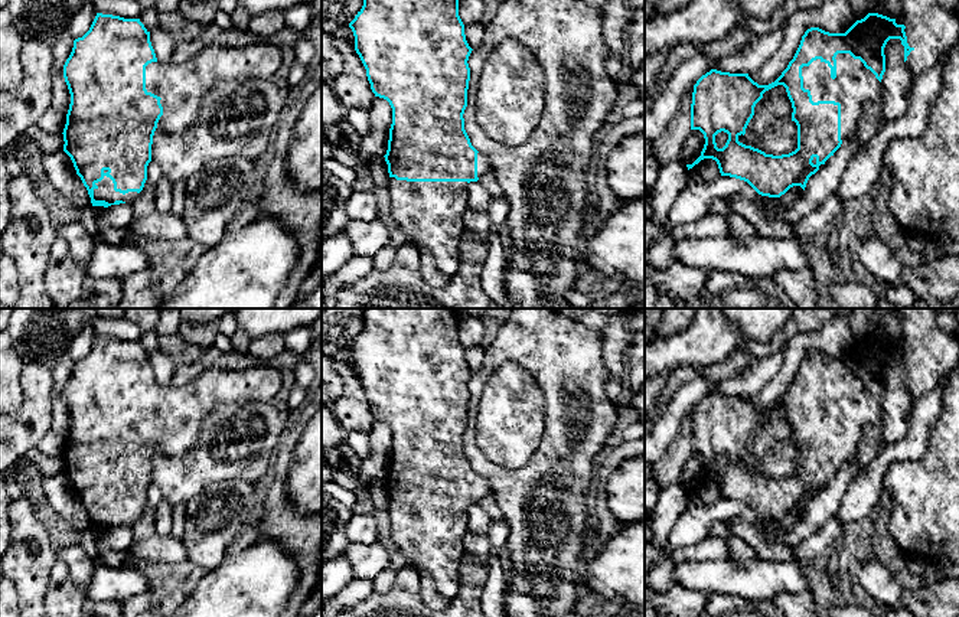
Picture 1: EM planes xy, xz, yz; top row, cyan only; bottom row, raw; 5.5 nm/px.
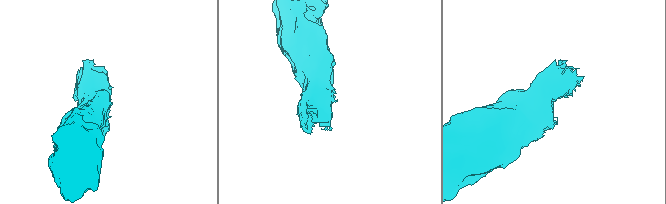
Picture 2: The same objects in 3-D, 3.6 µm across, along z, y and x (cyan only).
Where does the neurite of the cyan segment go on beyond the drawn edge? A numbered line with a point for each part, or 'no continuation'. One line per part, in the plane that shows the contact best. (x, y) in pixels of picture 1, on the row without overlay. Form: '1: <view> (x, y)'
1: yz (854, 408)

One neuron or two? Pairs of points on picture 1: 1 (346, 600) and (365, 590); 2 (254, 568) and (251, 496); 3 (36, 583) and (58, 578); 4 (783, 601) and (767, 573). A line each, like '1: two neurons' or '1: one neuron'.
1: one neuron
2: two neurons
3: two neurons
4: two neurons

